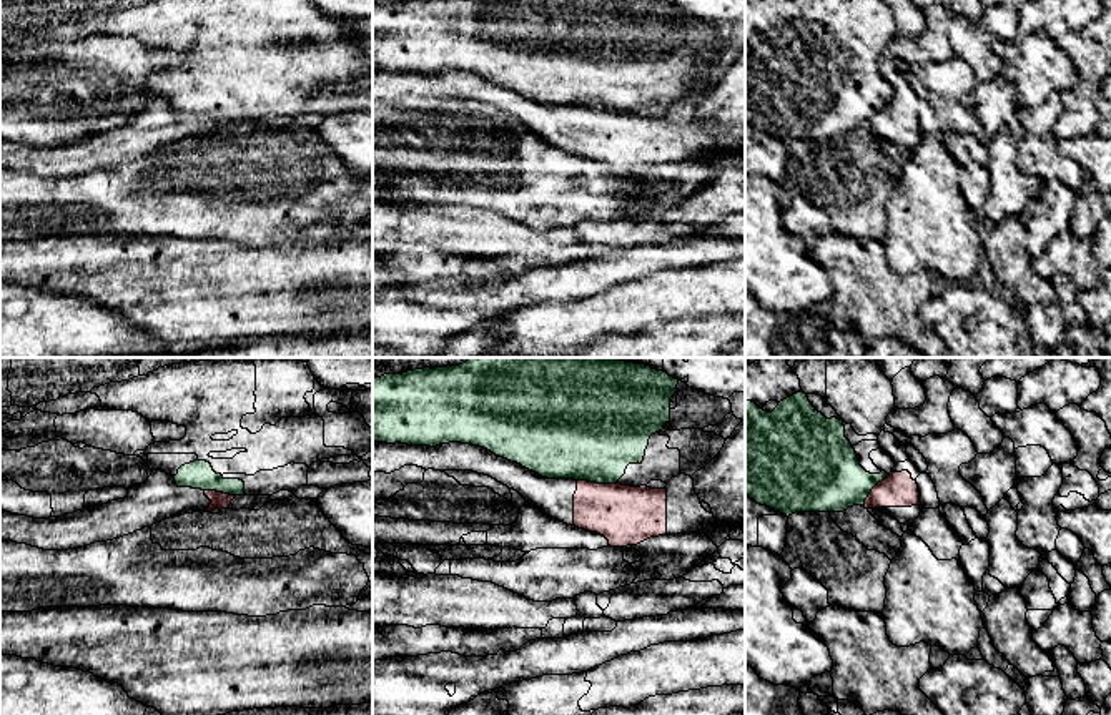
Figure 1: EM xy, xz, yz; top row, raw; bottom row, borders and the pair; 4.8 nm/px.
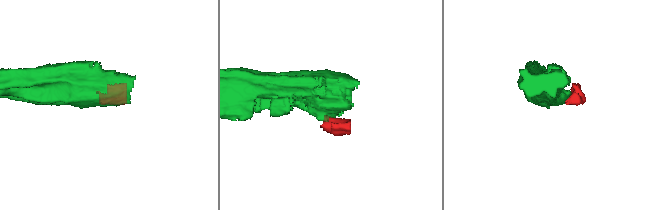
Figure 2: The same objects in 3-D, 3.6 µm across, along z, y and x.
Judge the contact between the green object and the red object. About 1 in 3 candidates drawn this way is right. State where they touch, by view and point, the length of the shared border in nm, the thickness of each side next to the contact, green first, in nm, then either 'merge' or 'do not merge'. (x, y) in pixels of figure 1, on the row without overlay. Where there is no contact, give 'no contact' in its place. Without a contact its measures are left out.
meets green in xz at (597, 110); contact 190 nm long; 480 nm thick on the green side, 280 nm on the other; do not merge

